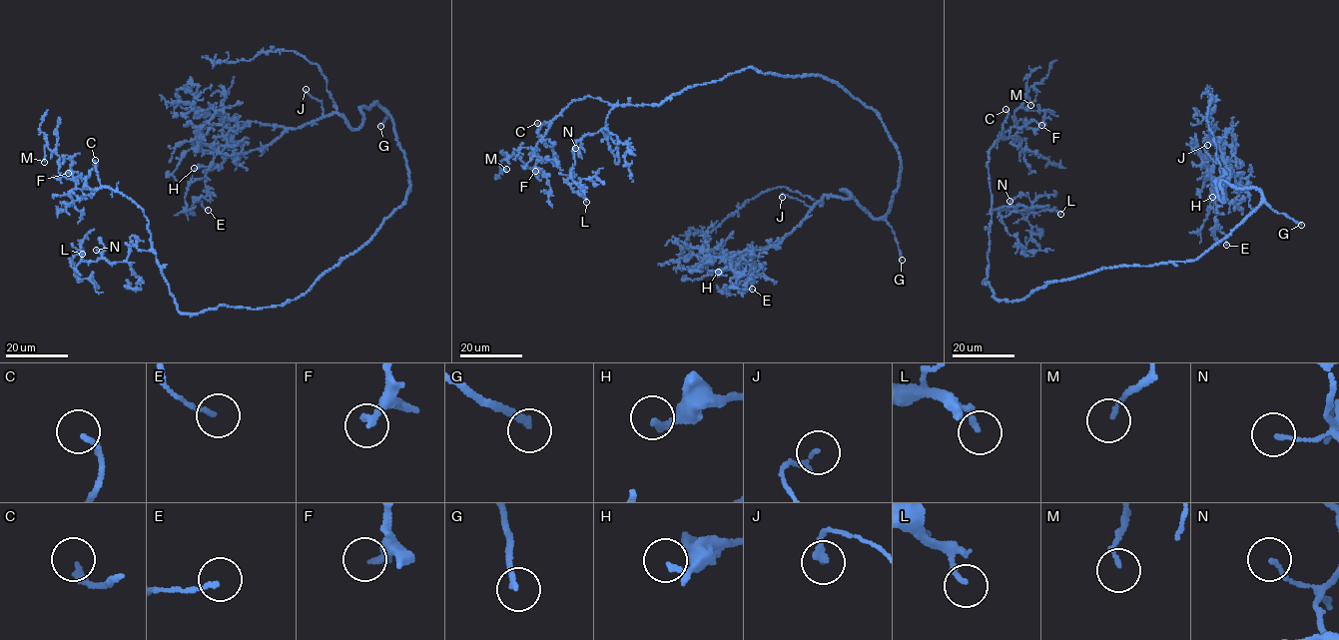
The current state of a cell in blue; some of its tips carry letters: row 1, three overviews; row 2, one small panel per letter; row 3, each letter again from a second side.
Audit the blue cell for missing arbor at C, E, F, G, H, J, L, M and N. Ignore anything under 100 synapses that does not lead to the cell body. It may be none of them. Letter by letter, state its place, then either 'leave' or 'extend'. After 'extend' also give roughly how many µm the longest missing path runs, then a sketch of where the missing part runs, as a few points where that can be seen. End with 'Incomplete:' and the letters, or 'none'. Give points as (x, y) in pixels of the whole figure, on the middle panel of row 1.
C: place (537, 123); extend; missing 45 µm; course (537, 123), (523, 132), (527, 140), (528, 135), (523, 157), (528, 160), (528, 154)
E: place (752, 289); leave
F: place (535, 171); leave
G: place (902, 260); extend; missing 20 µm; course (902, 260), (902, 285), (915, 296)
H: place (718, 272); leave
J: place (782, 197); leave
L: place (586, 202); leave
M: place (506, 169); leave
N: place (575, 148); leave
Incomplete: C, G

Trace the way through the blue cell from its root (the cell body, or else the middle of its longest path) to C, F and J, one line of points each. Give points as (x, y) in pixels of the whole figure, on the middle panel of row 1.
C: (838, 84), (745, 68), (659, 105), (614, 105), (587, 96), (537, 123)
F: (838, 84), (752, 67), (659, 105), (587, 96), (535, 147), (513, 149), (535, 171)
J: (838, 84), (877, 113), (898, 152), (889, 211), (874, 219), (843, 190), (850, 198), (811, 208), (782, 197)

